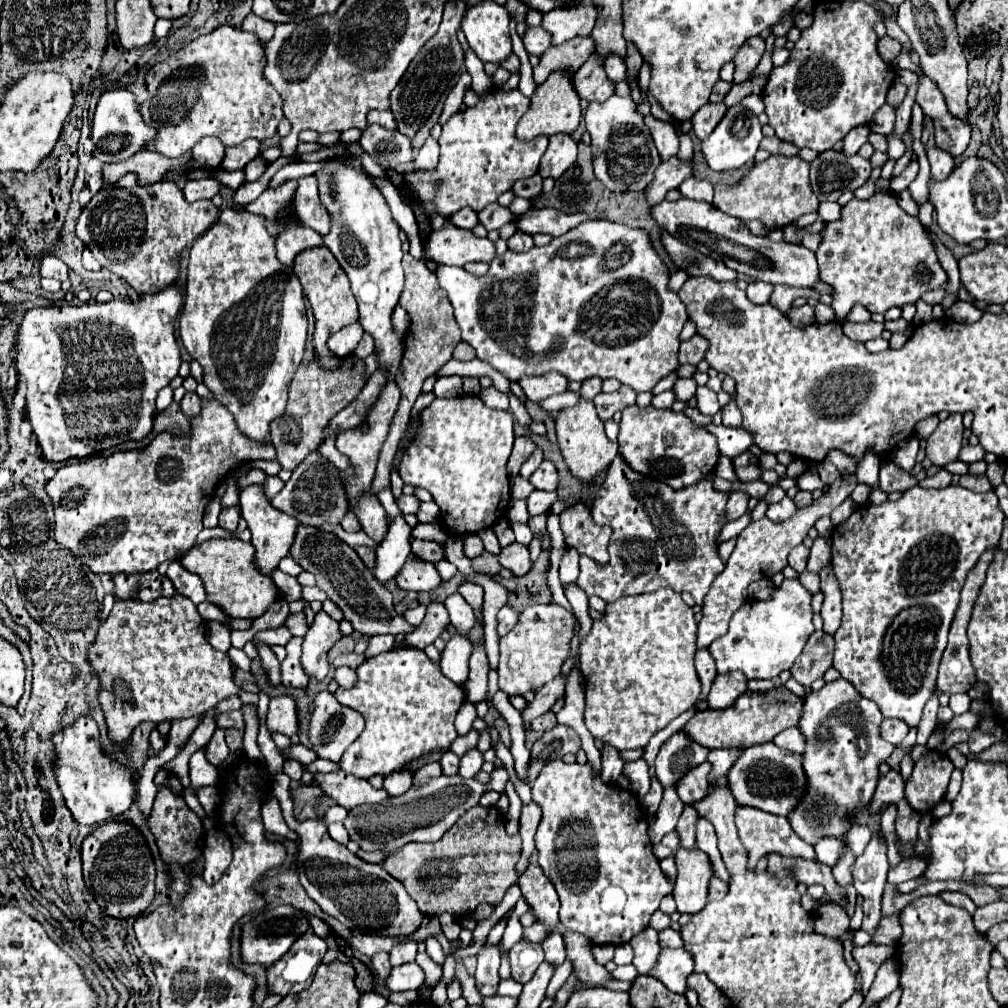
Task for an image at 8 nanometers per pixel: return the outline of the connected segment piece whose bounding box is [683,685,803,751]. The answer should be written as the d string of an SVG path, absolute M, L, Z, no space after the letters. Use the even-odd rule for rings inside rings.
M779 685L775 689L769 689L765 693L755 693L753 695L753 703L751 703L751 711L739 715L735 713L733 707L729 709L707 709L707 711L699 711L685 727L683 731L687 735L691 735L691 739L699 741L703 747L709 749L747 749L765 741L771 741L775 735L779 735L783 729L795 727L801 719L801 711L803 711L803 697L791 693L785 685Z

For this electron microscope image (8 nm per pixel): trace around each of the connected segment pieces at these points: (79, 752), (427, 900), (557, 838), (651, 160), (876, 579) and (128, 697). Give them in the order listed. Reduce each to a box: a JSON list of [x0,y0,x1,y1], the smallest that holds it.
[[55,717,135,825],[383,807,521,917],[531,759,673,945],[585,95,661,191],[831,485,1005,727],[89,595,258,747]]

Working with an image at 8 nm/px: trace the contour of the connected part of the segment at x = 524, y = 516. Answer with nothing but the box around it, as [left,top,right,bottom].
[507,499,529,523]

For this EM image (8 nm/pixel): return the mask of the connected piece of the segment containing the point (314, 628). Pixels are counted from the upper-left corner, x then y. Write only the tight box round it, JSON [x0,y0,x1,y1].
[301,611,343,681]

